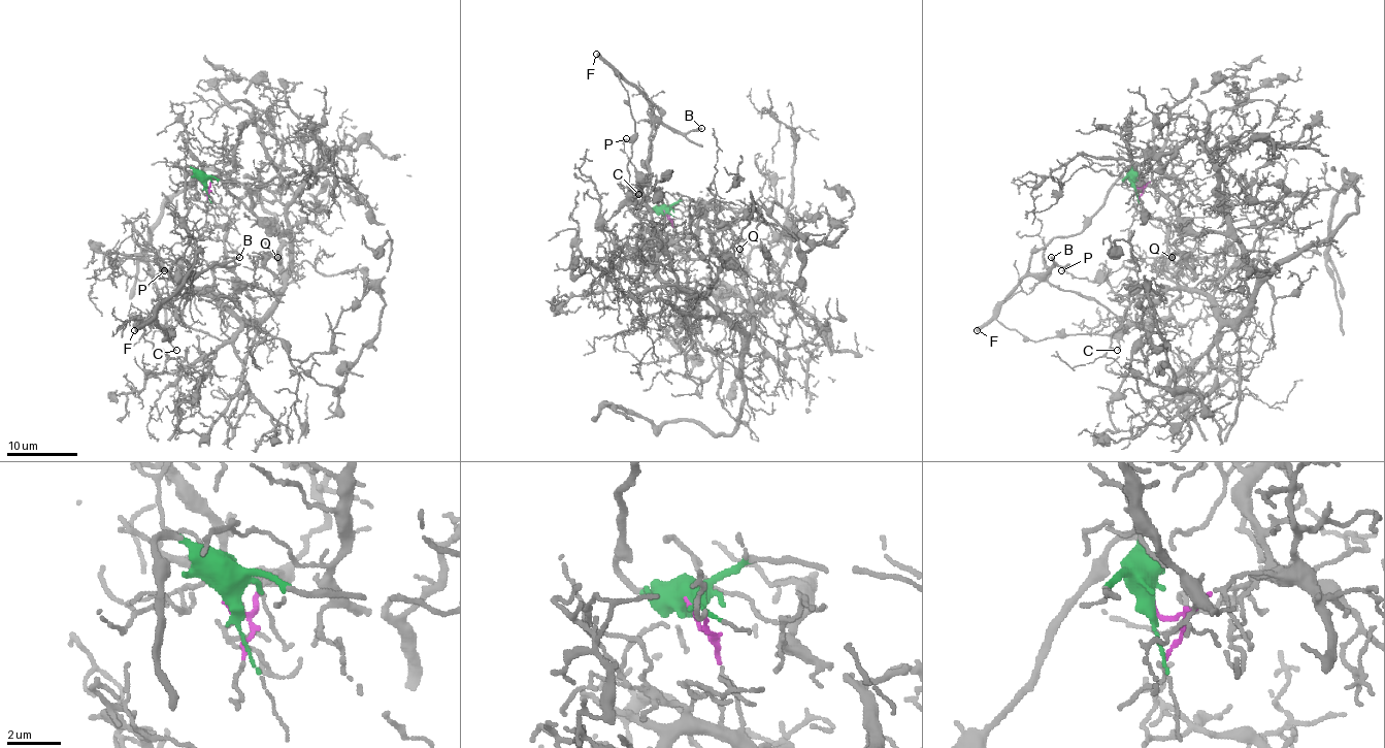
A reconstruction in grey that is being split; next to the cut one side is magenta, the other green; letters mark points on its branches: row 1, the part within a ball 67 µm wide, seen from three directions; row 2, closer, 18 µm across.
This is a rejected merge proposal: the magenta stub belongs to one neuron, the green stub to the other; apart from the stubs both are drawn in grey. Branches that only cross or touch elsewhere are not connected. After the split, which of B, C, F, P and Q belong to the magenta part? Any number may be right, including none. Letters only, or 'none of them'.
P, Q

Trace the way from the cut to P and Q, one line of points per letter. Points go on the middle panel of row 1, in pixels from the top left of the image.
P: (665, 213), (691, 258), (718, 255), (739, 274), (752, 331), (660, 277), (666, 237), (626, 138)
Q: (665, 213), (678, 247), (691, 258), (720, 255), (727, 260), (728, 252), (737, 257), (739, 248)

